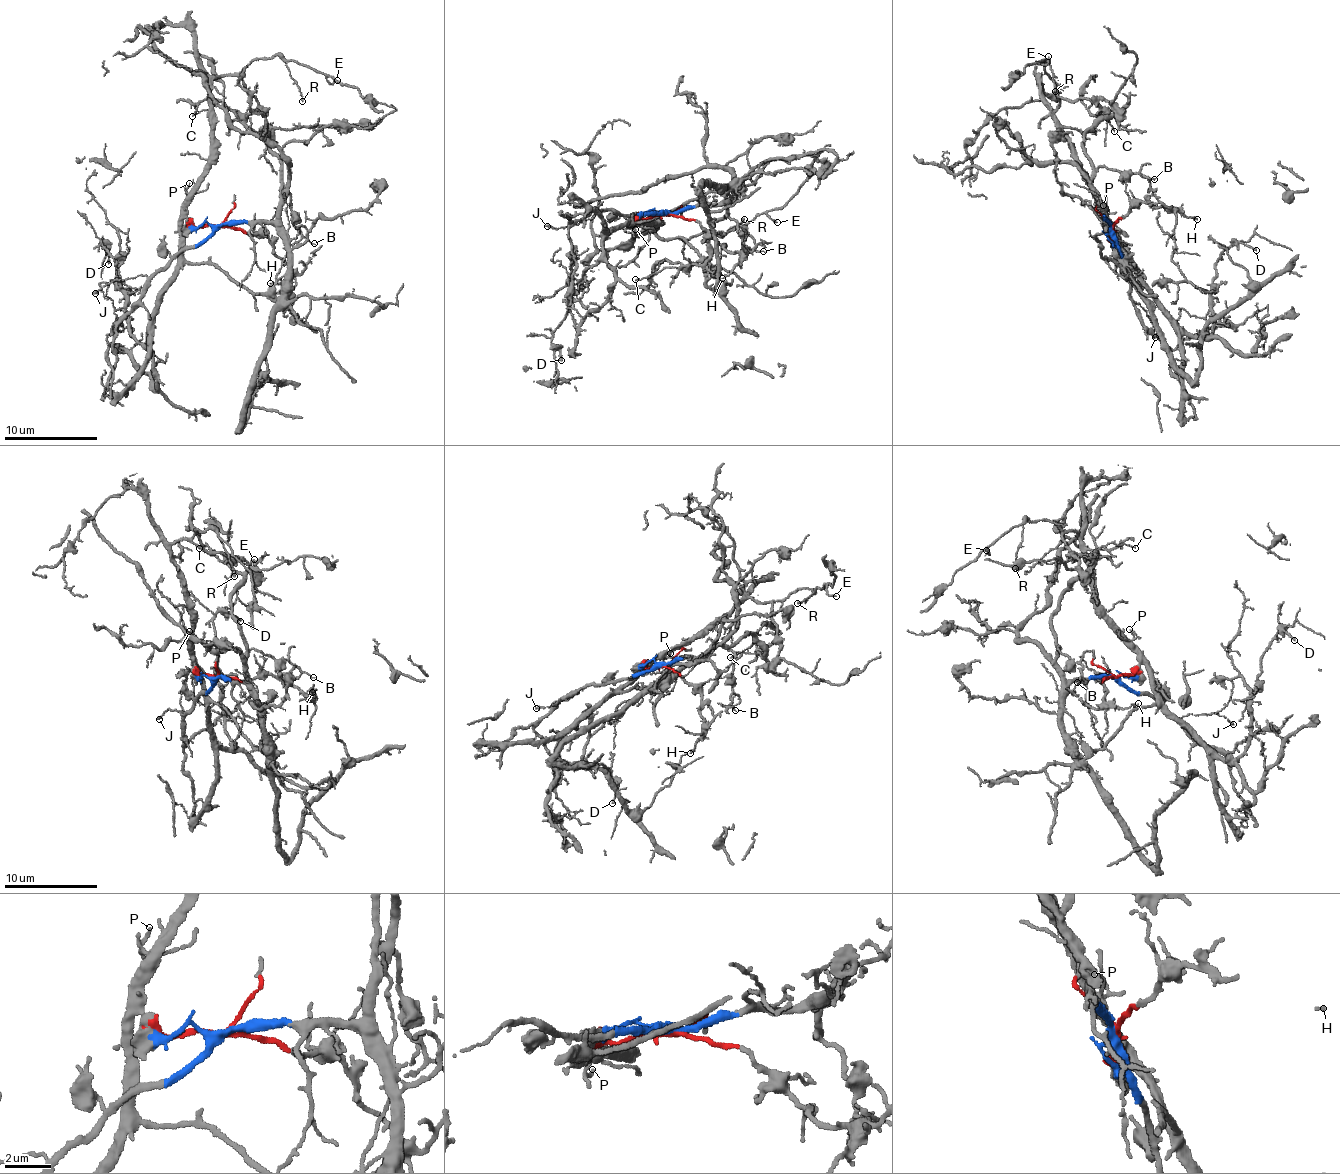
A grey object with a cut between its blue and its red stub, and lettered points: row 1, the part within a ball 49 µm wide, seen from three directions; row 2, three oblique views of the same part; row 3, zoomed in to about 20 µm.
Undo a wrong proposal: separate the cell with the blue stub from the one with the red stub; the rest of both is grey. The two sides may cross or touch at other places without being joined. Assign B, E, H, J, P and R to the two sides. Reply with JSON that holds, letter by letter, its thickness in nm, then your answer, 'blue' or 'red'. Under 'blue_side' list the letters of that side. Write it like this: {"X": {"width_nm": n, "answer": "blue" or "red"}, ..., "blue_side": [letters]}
{"B": {"width_nm": 100, "answer": "blue"}, "E": {"width_nm": 130, "answer": "red"}, "H": {"width_nm": 130, "answer": "red"}, "J": {"width_nm": 150, "answer": "blue"}, "P": {"width_nm": 90, "answer": "red"}, "R": {"width_nm": 120, "answer": "red"}, "blue_side": ["B", "J"]}

